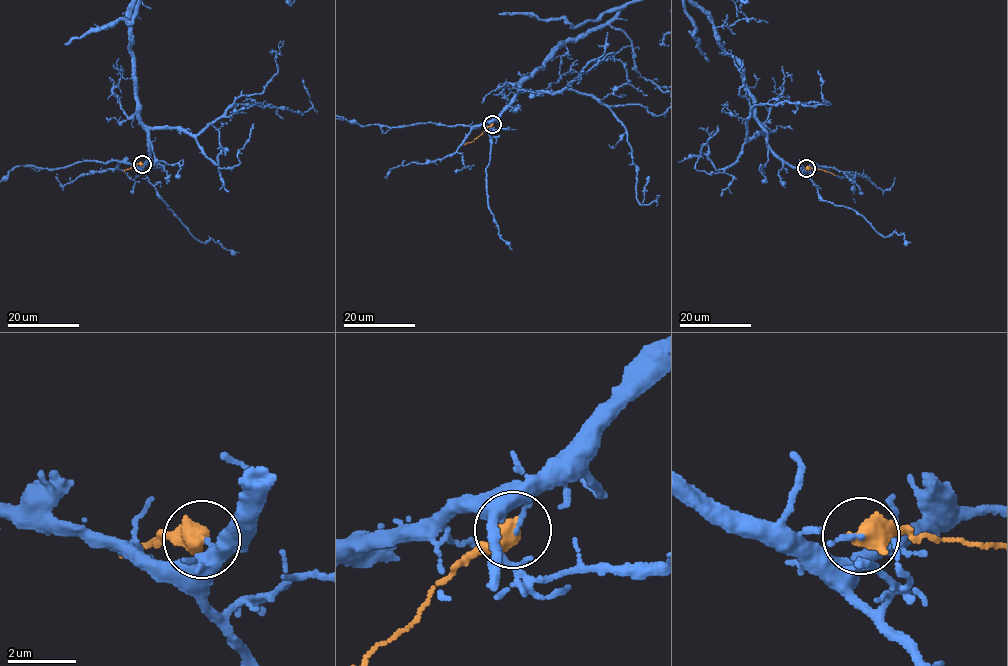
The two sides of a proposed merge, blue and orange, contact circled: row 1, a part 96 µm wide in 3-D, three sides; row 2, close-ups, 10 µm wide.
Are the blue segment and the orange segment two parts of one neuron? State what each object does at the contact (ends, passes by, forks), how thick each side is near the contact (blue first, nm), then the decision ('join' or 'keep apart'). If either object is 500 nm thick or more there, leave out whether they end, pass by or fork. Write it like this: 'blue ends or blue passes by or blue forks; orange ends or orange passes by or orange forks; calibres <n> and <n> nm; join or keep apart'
calibres 120 and 600 nm; keep apart

